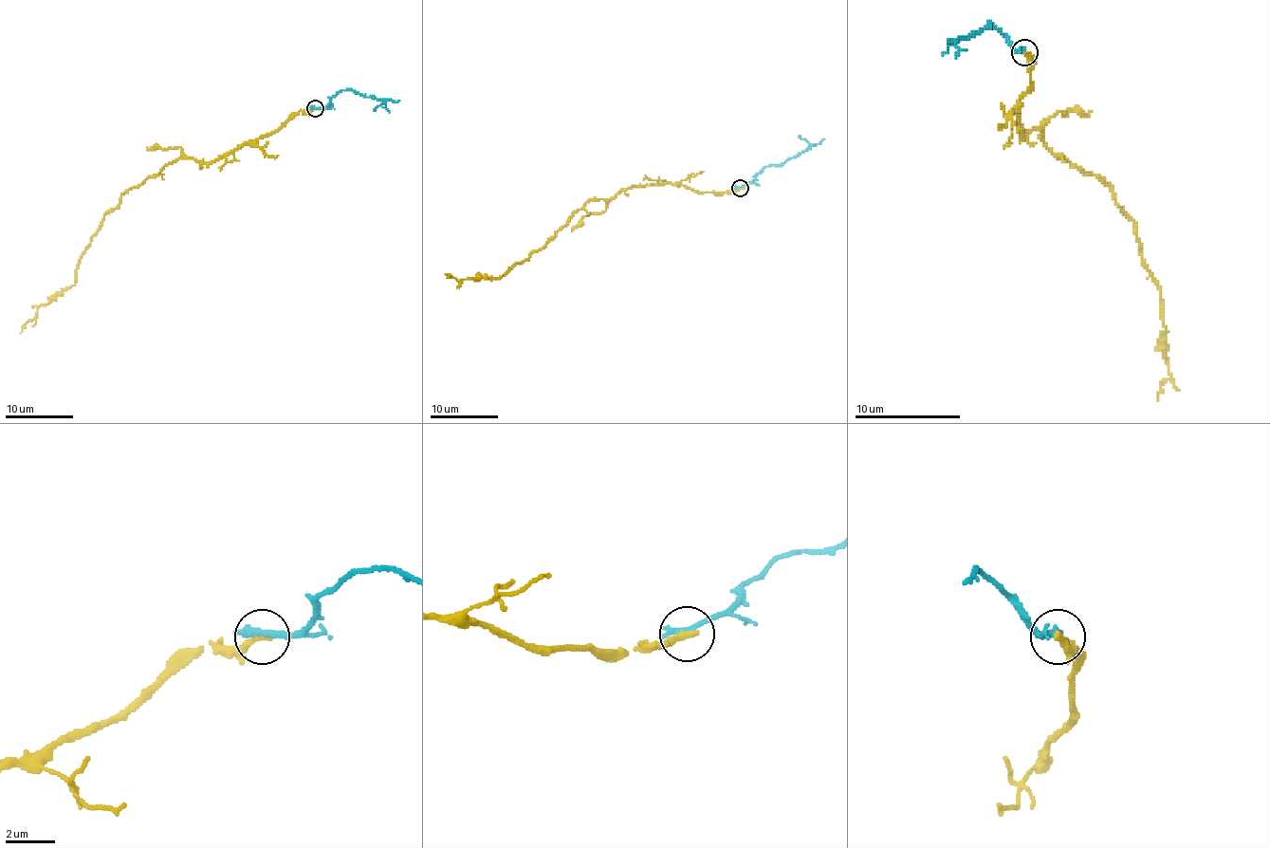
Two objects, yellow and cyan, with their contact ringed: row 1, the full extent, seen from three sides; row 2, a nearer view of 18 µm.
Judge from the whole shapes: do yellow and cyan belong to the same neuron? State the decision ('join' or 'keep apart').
keep apart

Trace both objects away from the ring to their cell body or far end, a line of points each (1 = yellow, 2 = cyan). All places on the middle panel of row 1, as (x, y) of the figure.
1: (741, 189), (621, 189), (581, 207), (502, 277), (458, 283), (445, 274)
2: (741, 187), (747, 185), (766, 166), (795, 157), (824, 138)

